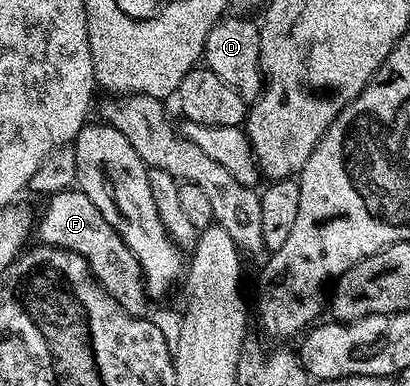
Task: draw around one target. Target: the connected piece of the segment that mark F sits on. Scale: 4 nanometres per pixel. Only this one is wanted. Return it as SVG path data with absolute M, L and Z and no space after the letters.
M79 189L62 190L60 194L52 194L46 199L47 207L43 215L37 218L37 238L44 246L60 246L63 250L75 252L89 264L91 275L102 286L113 300L129 316L142 318L148 313L149 299L143 286L143 273L137 264L137 256L129 252L125 240L117 236L117 232L97 212L93 200L85 196Z

